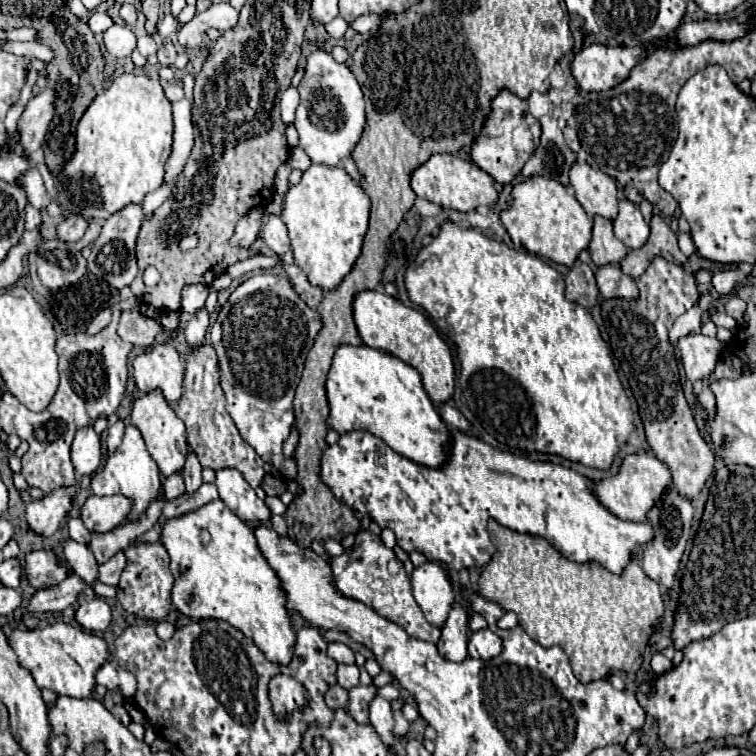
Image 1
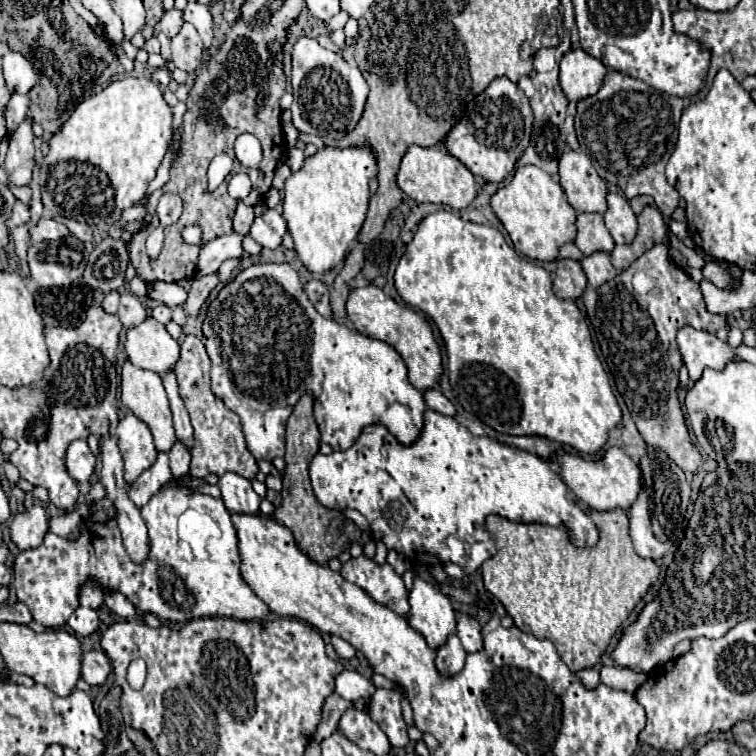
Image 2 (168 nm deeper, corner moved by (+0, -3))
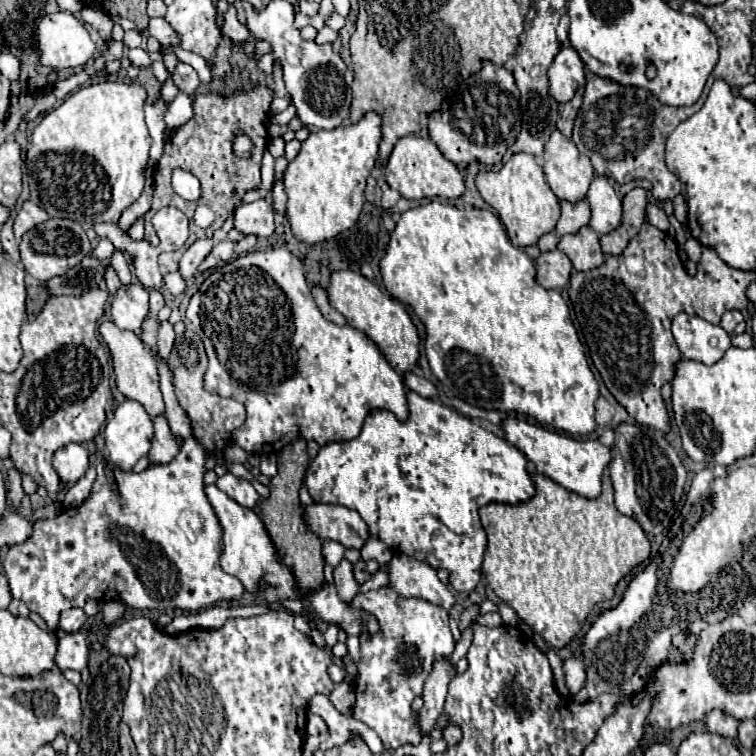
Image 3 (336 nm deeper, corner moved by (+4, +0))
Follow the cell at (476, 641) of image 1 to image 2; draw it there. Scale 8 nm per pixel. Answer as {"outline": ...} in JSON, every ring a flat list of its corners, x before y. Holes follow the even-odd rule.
{"outline":[[455,611,457,617,457,637,461,639,467,653,477,653,483,649,483,637,481,637,481,625,475,617]]}

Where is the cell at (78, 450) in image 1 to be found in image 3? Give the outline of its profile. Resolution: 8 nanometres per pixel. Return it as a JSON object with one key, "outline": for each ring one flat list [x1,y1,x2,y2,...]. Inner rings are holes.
{"outline":[[67,444,55,452,53,466,65,484,75,484,81,476,85,476,89,464,87,458,89,452,83,444]]}

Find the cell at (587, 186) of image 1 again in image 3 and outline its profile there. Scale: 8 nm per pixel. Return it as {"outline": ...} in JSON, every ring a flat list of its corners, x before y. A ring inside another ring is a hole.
{"outline":[[553,132,549,144,545,144,543,160,547,184,559,200,567,200,571,204,585,200,589,184,595,178,595,170,589,158,581,154,571,140,561,132]]}

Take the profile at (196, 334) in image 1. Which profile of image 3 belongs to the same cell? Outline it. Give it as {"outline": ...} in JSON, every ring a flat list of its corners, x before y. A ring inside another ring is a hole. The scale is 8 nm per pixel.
{"outline":[[223,240,219,242,213,252,203,260,203,264,199,266,199,274,203,274,205,270,211,270,211,268,217,268,217,266,223,266,227,264,231,258,233,258,233,248,235,248,235,242,231,240]]}

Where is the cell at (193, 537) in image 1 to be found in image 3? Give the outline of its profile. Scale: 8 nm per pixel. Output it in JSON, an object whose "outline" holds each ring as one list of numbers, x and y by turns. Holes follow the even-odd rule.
{"outline":[[189,438,169,464,149,466,141,474,121,472,115,468,115,480,119,488,119,494,115,494,107,486,103,462,97,462,97,480,93,484,91,496,81,506,63,510,63,514,57,516,55,528,51,530,55,534,49,534,49,520,41,520,33,524,33,534,29,540,25,540,25,544,15,544,9,548,3,568,13,598,23,600,31,612,39,614,51,632,55,632,59,614,67,610,67,606,83,608,87,598,109,602,113,598,117,600,119,594,123,604,149,610,199,610,213,606,219,600,239,600,245,592,243,584,235,576,225,574,219,566,219,556,223,552,223,528,205,494,203,464,205,450,195,438],[183,510,195,510,207,522,205,528,187,536,177,526,179,514]]}

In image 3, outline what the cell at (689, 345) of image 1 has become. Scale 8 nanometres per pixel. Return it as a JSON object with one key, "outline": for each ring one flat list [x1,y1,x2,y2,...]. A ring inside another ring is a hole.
{"outline":[[683,312,673,318,671,332,685,360,715,364,731,346,731,338,721,326,709,324,699,316,687,316]]}

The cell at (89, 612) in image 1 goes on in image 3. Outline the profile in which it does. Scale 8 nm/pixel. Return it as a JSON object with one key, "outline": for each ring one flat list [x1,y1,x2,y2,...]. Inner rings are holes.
{"outline":[[71,608,71,610,65,610,61,612,61,620,59,620,59,626,65,630,65,632,77,632,83,624,87,622,87,616,81,608]]}

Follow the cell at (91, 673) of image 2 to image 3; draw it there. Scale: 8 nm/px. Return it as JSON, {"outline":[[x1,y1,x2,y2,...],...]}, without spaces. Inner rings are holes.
{"outline":[[81,632,65,634,59,640,55,664,57,664,59,670,67,670,67,668,77,670,77,672,87,670,87,664,89,664,89,644,87,644,85,634,81,634]]}

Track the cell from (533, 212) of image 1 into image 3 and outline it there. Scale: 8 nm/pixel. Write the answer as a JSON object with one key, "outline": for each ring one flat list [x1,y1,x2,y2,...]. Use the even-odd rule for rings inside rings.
{"outline":[[515,154,499,172,481,172,477,174,477,190,483,200,497,210,501,224,507,230,507,236,513,246,537,246,543,234,555,230,561,218,561,206,553,190,549,188,543,168,535,156,529,154]]}

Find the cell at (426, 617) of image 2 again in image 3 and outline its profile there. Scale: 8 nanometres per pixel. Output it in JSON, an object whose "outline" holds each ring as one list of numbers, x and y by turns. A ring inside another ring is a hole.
{"outline":[[393,588,357,594,351,604,367,610,381,624,381,632,373,638,367,638,365,634,359,638,361,664,355,680,357,704,353,714,361,716,361,720,379,734,387,750,397,750,403,744,419,744,421,732,413,722,411,702,421,694,421,684,425,682,433,660,437,660,437,656,449,656,455,648,449,614,423,598,403,598]]}

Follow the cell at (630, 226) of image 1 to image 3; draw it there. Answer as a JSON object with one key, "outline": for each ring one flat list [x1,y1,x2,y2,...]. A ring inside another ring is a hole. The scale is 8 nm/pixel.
{"outline":[[595,176,589,192,587,202,591,206,591,222,589,226,599,234,609,234,621,226,621,198,617,196,613,184,605,176]]}

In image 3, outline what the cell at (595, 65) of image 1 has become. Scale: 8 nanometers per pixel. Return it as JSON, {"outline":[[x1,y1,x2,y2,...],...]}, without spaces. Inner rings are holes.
{"outline":[[561,48,561,52,555,56,551,68,549,68,549,84,551,84,551,96,563,104,569,102,575,92,585,86,587,72,585,64,579,58,575,48]]}

